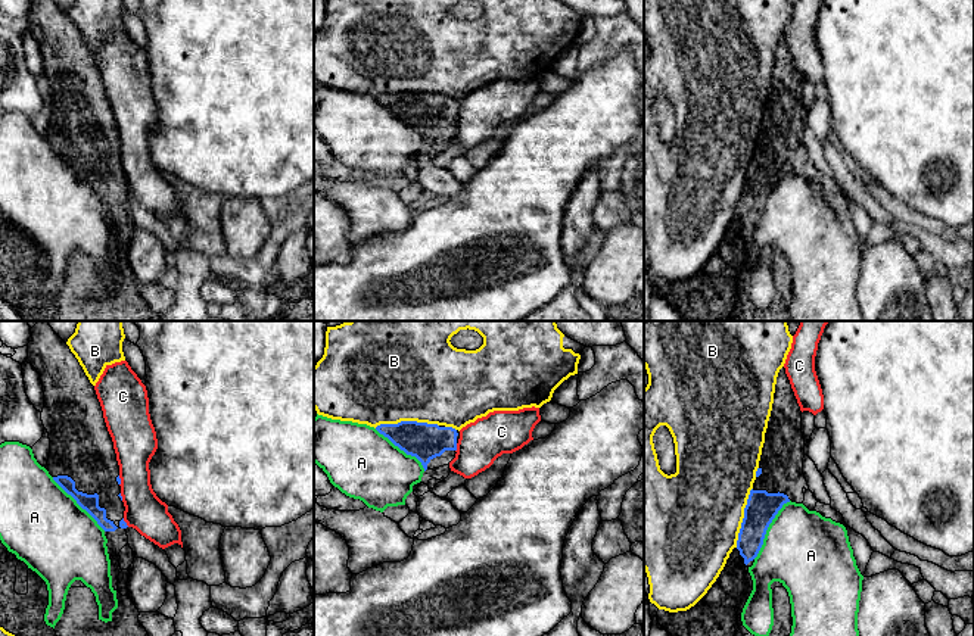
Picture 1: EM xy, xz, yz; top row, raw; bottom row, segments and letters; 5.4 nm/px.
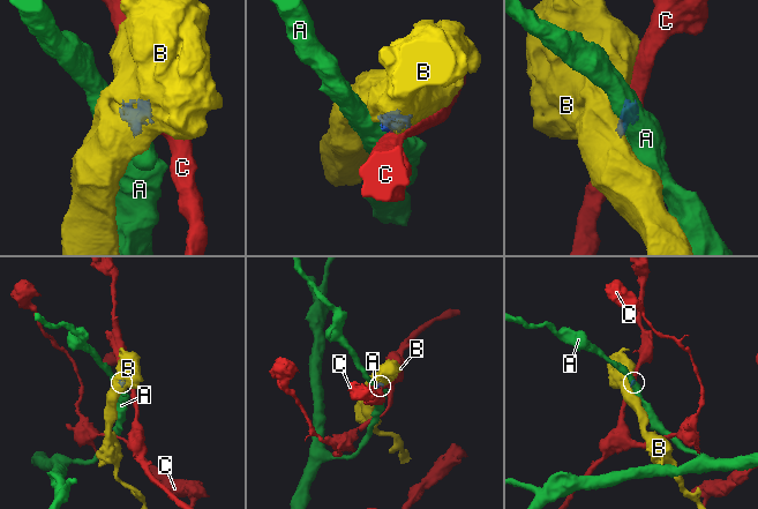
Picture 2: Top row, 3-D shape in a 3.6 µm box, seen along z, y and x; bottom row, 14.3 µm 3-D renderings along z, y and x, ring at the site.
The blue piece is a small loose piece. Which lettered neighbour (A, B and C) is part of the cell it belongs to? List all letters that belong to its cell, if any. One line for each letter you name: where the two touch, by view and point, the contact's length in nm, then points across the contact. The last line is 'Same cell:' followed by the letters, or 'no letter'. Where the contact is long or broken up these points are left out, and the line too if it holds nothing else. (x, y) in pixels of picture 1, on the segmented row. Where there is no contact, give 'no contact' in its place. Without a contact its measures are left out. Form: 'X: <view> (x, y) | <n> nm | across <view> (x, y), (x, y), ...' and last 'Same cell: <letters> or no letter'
Same cell: no letter

